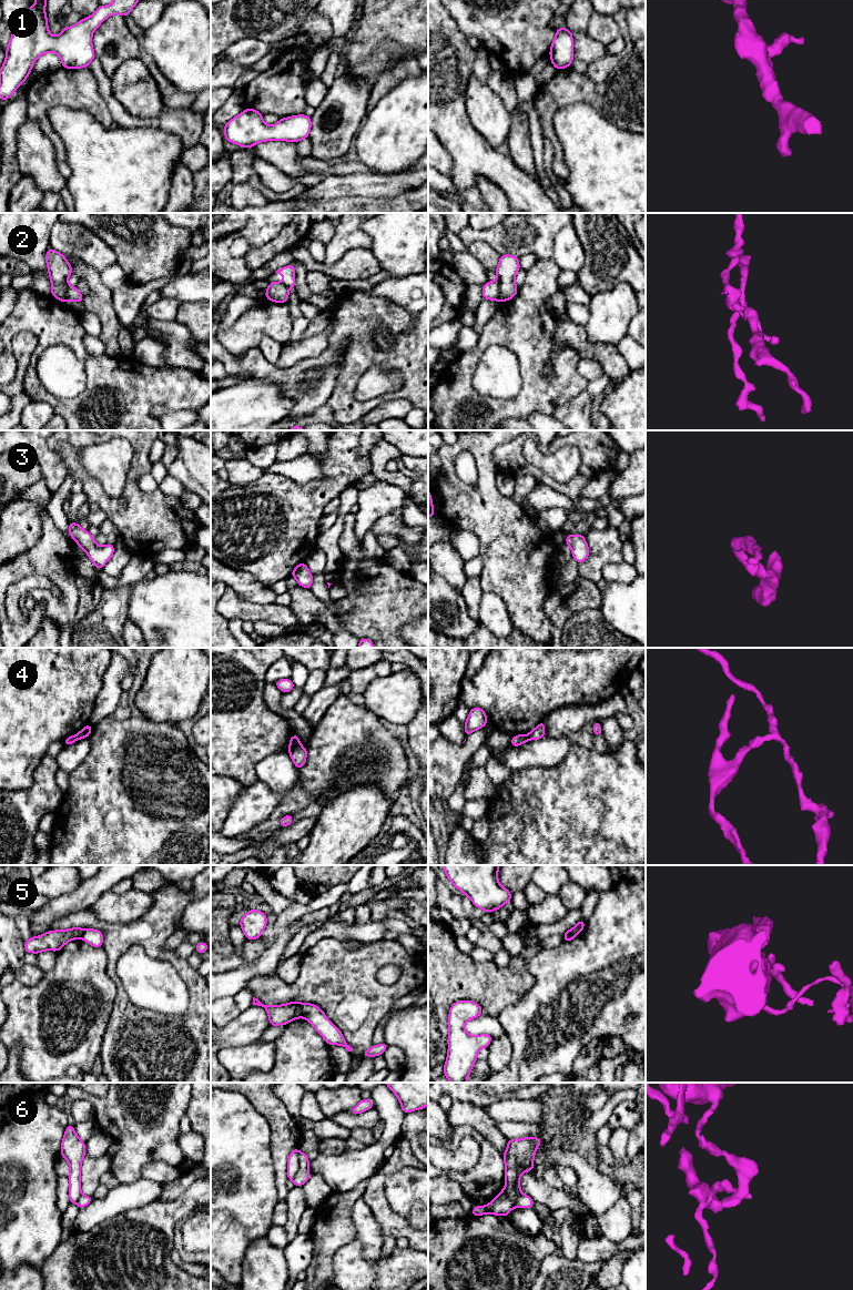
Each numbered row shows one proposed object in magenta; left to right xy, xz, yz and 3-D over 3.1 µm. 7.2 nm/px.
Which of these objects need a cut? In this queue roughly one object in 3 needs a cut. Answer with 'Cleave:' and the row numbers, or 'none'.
Cleave: 2, 4, 5, 6

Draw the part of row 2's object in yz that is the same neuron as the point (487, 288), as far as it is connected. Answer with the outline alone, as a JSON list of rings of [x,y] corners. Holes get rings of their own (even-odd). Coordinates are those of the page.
[[[490,281],[483,285],[483,299],[498,301],[499,285],[497,281]]]

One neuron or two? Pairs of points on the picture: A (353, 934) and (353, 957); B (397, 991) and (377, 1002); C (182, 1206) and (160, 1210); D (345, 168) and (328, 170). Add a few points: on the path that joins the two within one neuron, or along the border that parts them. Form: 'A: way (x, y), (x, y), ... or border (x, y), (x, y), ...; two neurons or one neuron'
A: border (327, 936), (355, 941); two neurons
B: way (393, 993), (382, 997); one neuron
C: way (176, 1209), (165, 1210); one neuron
D: way (341, 169), (333, 169); one neuron

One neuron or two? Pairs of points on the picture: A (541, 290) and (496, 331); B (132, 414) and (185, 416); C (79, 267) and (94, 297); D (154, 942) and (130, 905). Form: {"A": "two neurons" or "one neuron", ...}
{"A": "one neuron", "B": "two neurons", "C": "one neuron", "D": "two neurons"}

